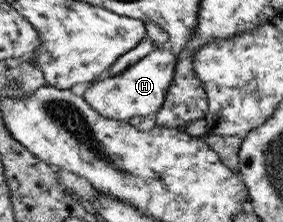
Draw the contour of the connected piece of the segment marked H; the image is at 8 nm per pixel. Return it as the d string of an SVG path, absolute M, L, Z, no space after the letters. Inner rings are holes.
M157 48L137 61L120 76L105 80L98 79L80 89L86 101L106 117L129 120L132 117L151 116L164 107L165 97L176 77L177 55L168 50Z

